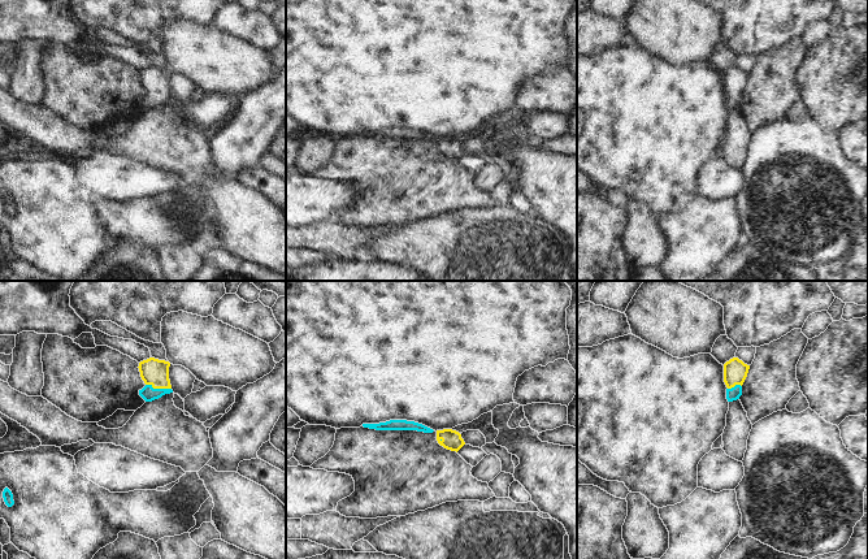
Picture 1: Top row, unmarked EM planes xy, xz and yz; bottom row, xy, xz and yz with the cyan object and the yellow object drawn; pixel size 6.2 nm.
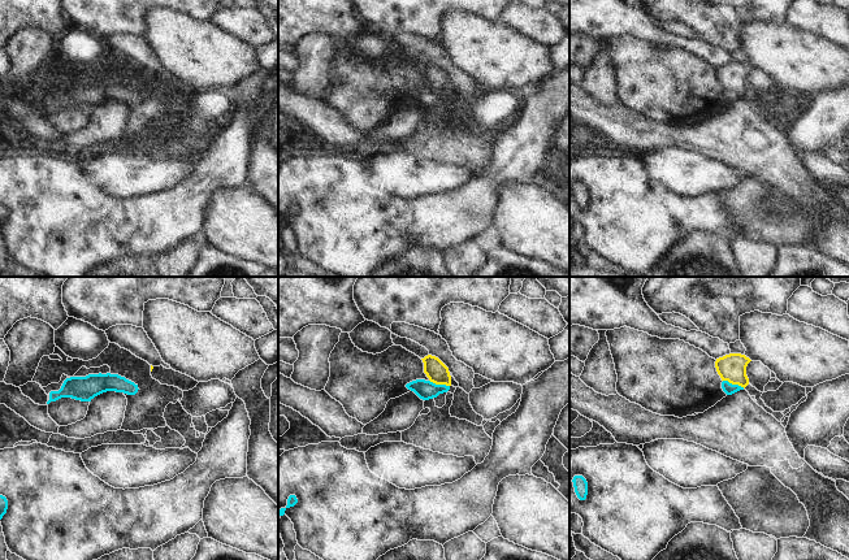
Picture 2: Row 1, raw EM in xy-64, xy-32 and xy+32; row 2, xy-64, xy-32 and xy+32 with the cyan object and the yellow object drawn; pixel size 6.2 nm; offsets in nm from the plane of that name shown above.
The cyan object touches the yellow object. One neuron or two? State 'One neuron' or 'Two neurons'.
One neuron.

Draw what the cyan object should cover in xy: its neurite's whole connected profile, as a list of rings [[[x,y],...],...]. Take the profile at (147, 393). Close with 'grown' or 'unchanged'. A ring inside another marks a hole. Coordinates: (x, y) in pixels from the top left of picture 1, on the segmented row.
[[[149,358],[139,363],[140,377],[146,386],[139,390],[139,395],[146,402],[152,402],[165,394],[173,393],[169,380],[170,363]]]; grown

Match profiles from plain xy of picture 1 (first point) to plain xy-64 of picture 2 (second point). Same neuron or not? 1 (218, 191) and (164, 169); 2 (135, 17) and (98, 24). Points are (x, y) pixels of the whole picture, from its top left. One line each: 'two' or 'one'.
1: two
2: one

